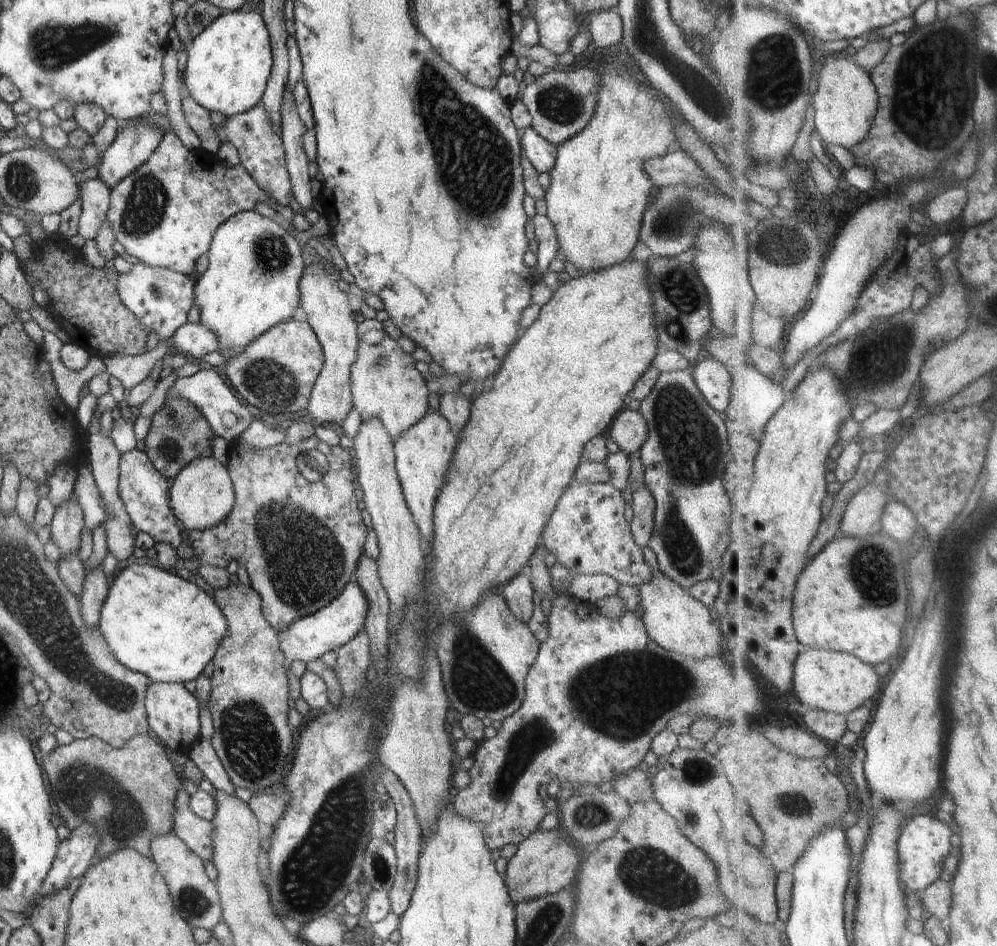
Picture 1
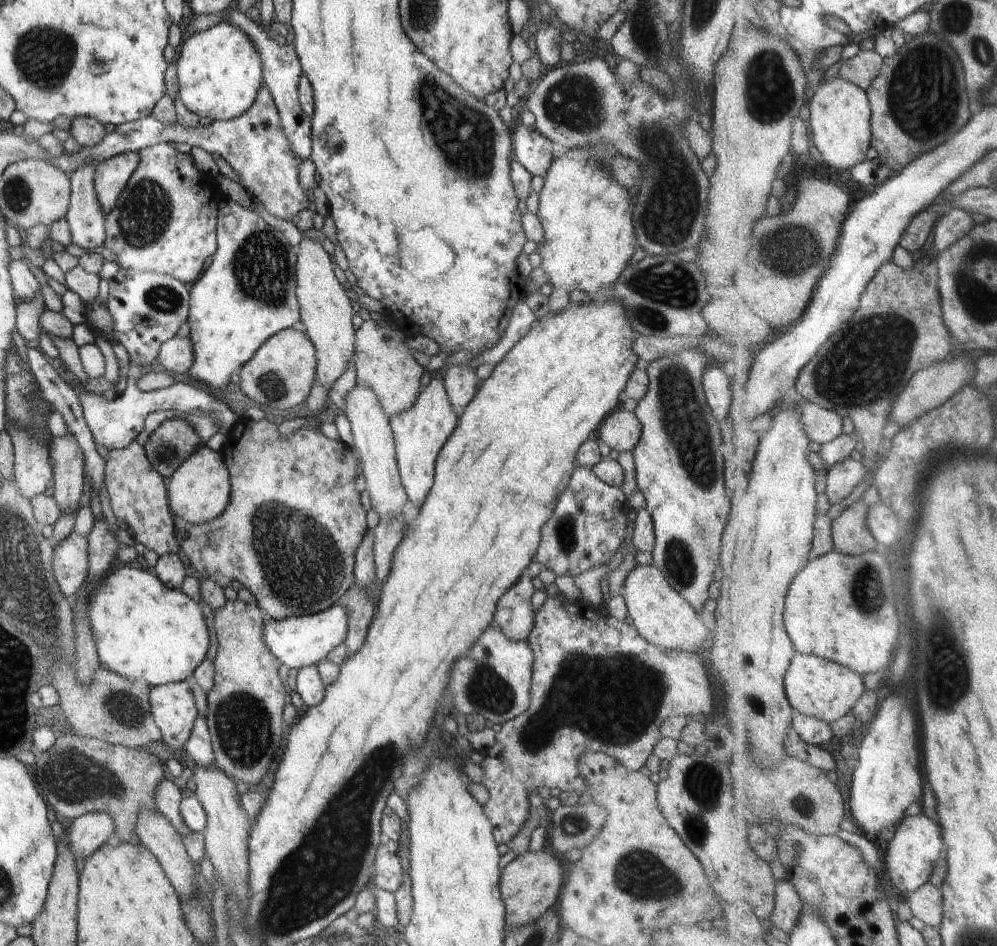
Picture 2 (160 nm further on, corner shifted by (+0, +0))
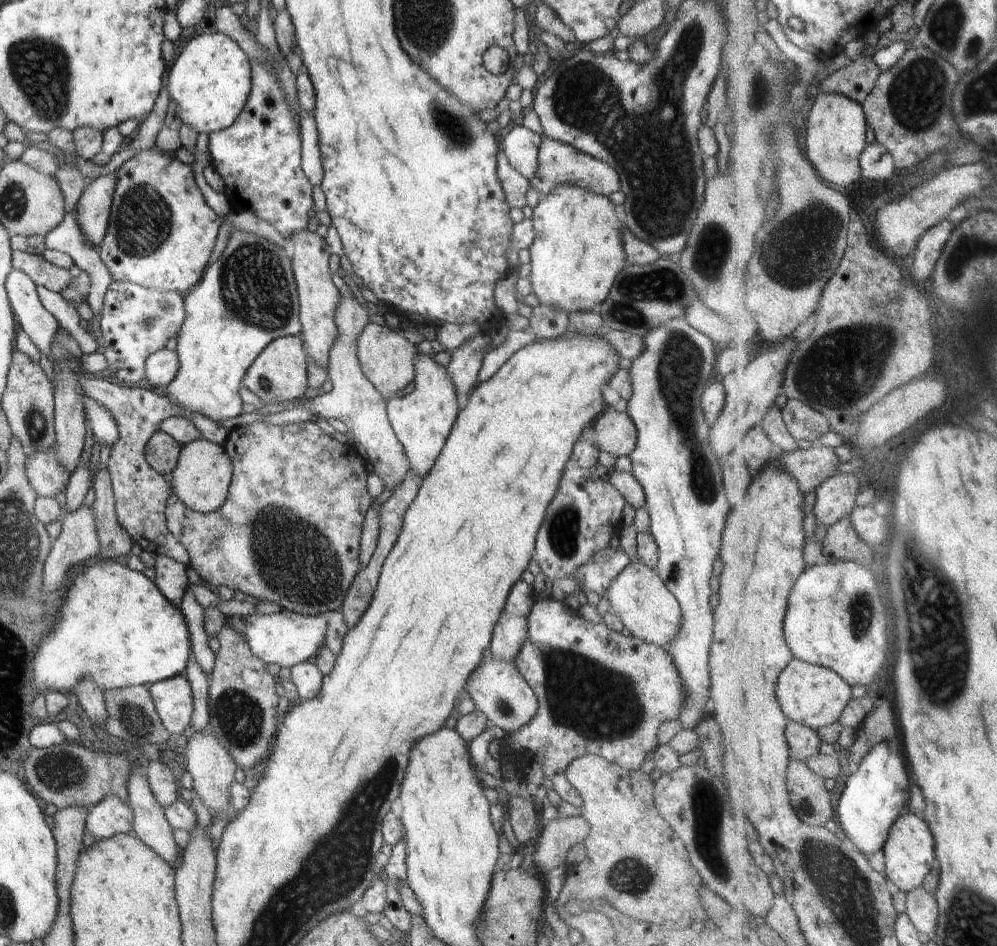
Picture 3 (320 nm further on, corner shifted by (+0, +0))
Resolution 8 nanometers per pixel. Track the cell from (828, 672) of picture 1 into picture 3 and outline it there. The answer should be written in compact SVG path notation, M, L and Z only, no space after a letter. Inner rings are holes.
M795 658L780 676L780 702L790 721L796 721L815 731L838 722L852 700L852 685L837 672Z

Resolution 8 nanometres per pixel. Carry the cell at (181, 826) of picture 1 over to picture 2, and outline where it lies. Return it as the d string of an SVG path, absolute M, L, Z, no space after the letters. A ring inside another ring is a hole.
M164 779L156 786L156 809L182 838L194 834L180 816L180 803L185 799L185 795L186 793L178 789L170 780Z

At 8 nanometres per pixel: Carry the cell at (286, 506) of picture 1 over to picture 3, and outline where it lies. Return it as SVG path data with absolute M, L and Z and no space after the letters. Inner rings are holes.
M313 420L290 423L286 425L271 425L261 421L254 421L249 425L234 427L230 430L225 444L226 452L232 461L233 475L229 484L229 491L224 504L211 513L199 513L188 508L177 496L172 493L165 506L165 519L168 530L180 541L188 552L189 566L194 568L206 584L211 584L214 590L219 586L228 586L236 592L244 592L247 599L266 600L266 602L280 605L282 610L294 611L303 615L328 614L340 610L343 605L347 590L350 588L354 576L359 571L359 550L361 547L361 530L366 516L366 511L373 504L366 489L367 470L366 461L357 446L340 443L330 437L330 431L321 427L320 422Z

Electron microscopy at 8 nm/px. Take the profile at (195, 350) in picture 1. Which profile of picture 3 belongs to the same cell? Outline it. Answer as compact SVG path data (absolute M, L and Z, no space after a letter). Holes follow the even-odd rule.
M166 348L151 354L145 362L145 378L152 388L168 386L176 378L179 360L176 351Z

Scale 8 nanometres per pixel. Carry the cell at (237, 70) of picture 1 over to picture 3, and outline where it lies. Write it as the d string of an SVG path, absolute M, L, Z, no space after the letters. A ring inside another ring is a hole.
M222 33L200 34L186 42L175 62L168 67L165 89L171 101L170 121L177 125L188 125L198 134L216 132L236 122L251 89L251 62L247 54L229 36Z

